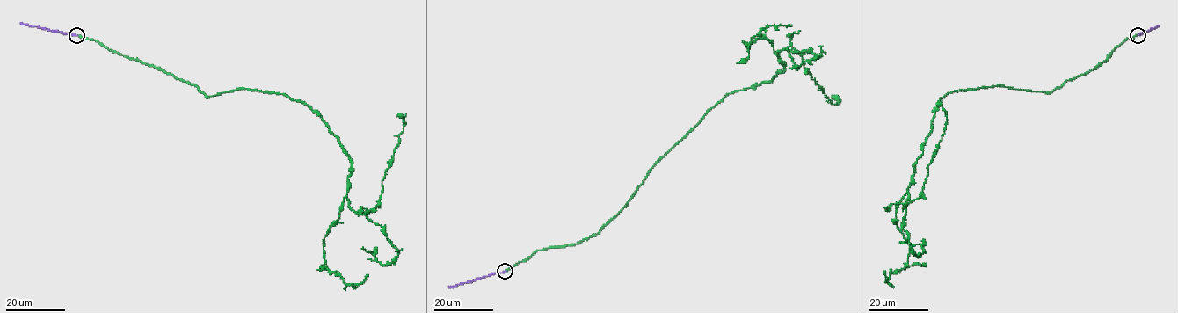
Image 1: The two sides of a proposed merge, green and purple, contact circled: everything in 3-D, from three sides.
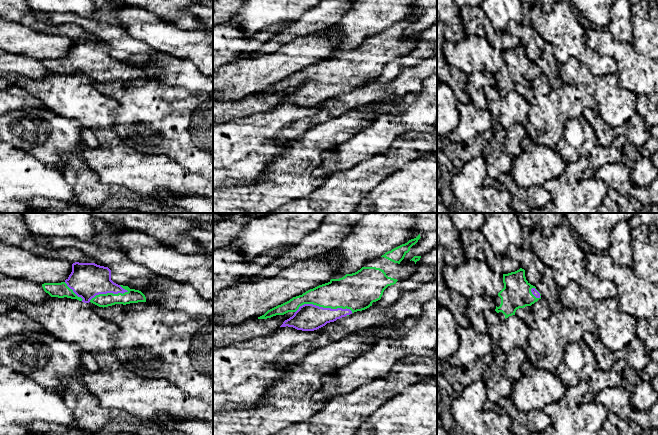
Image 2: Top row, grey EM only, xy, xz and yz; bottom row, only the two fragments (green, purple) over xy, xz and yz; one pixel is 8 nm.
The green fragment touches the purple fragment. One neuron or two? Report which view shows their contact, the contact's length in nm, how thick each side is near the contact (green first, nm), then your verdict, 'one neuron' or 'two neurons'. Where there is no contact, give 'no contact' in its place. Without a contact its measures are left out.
contact in xz; length 460 nm; calibres 260 and 220 nm; one neuron

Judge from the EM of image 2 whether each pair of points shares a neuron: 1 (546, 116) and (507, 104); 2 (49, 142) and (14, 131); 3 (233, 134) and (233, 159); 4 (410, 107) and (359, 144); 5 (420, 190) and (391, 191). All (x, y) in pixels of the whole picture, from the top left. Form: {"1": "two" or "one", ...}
{"1": "two", "2": "one", "3": "one", "4": "one", "5": "one"}

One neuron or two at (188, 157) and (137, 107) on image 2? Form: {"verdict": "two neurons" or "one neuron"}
{"verdict": "one neuron"}

